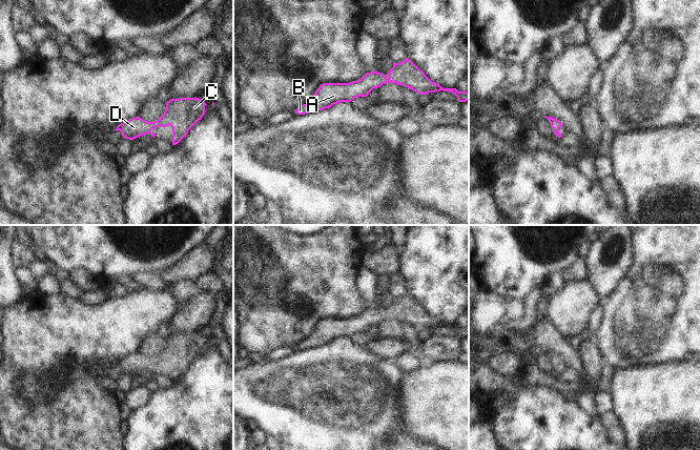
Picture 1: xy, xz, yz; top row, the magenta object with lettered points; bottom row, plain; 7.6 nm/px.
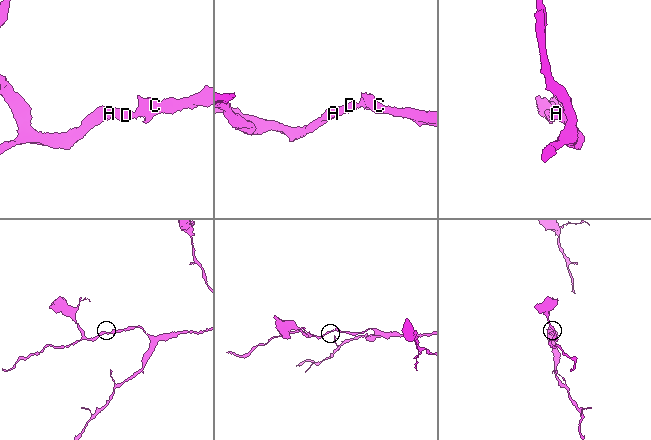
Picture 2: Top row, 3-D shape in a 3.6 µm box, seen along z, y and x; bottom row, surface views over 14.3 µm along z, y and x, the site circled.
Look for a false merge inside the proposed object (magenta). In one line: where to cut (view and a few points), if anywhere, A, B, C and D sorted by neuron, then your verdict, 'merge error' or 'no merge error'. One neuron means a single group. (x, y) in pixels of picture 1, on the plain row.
no cut; A B C D; no merge error

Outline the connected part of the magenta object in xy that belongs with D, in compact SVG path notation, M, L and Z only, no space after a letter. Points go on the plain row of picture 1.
M180 333L170 334L166 339L164 349L155 357L146 357L139 351L131 353L117 362L115 366L120 366L124 374L133 375L142 370L149 370L151 365L158 362L166 363L168 361L172 364L172 381L178 380L188 368L188 366L199 356L205 349L206 339L199 333Z

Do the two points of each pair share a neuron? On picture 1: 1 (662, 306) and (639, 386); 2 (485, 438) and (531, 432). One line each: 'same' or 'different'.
1: different
2: different

